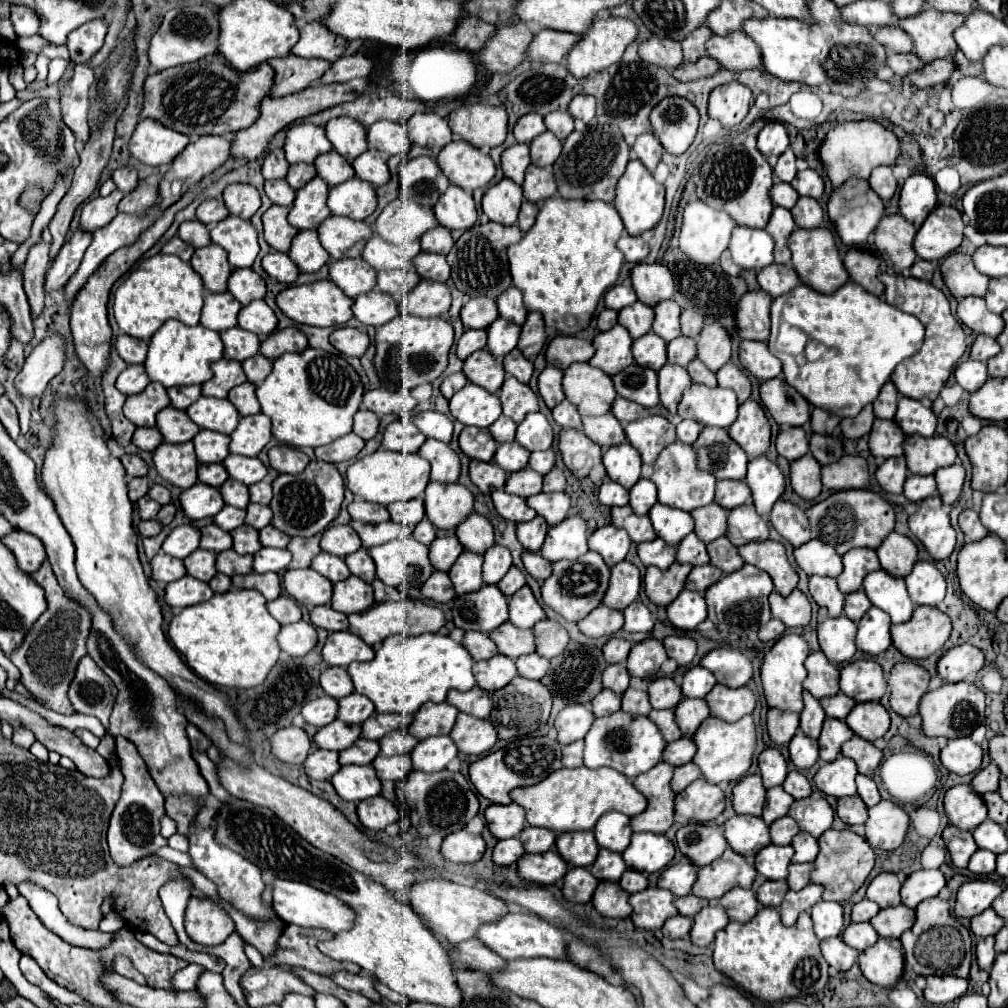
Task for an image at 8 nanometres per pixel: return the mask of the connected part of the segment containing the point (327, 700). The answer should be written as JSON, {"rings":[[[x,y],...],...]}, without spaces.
{"rings":[[[320,696],[308,704],[302,706],[302,716],[308,724],[322,728],[326,724],[330,724],[332,720],[336,720],[336,712],[338,712],[338,702],[330,696]]]}

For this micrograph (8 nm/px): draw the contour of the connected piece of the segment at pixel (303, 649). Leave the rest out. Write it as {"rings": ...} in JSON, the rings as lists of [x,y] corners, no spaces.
{"rings":[[[304,620],[282,626],[278,632],[278,644],[280,644],[280,656],[303,657],[310,648],[316,646],[316,628]]]}

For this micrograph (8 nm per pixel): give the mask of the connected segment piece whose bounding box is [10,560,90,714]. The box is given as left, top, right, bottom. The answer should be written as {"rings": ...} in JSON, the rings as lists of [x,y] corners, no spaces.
{"rings":[[[48,560],[42,564],[38,572],[32,574],[32,578],[42,584],[46,590],[46,600],[48,600],[48,612],[44,612],[38,622],[32,626],[28,636],[22,642],[22,648],[10,656],[14,666],[22,672],[20,682],[34,694],[38,696],[46,708],[60,712],[60,714],[74,714],[74,708],[68,700],[68,684],[74,678],[78,660],[86,656],[86,638],[90,632],[90,614],[70,600],[64,590],[60,588]]]}

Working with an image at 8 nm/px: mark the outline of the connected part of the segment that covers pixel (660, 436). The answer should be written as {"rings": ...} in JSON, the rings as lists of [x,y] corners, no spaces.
{"rings":[[[646,416],[626,424],[626,440],[640,452],[646,464],[652,464],[662,448],[676,440],[674,426],[662,416]]]}

